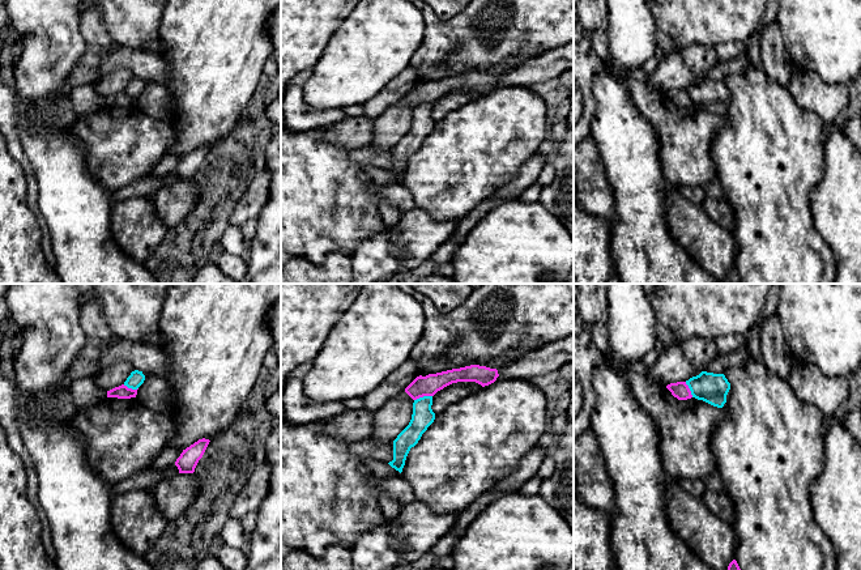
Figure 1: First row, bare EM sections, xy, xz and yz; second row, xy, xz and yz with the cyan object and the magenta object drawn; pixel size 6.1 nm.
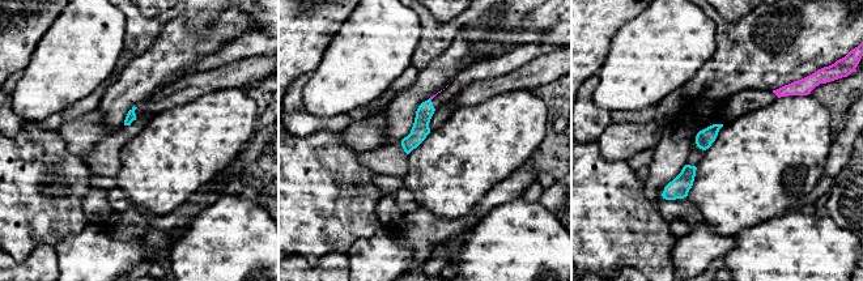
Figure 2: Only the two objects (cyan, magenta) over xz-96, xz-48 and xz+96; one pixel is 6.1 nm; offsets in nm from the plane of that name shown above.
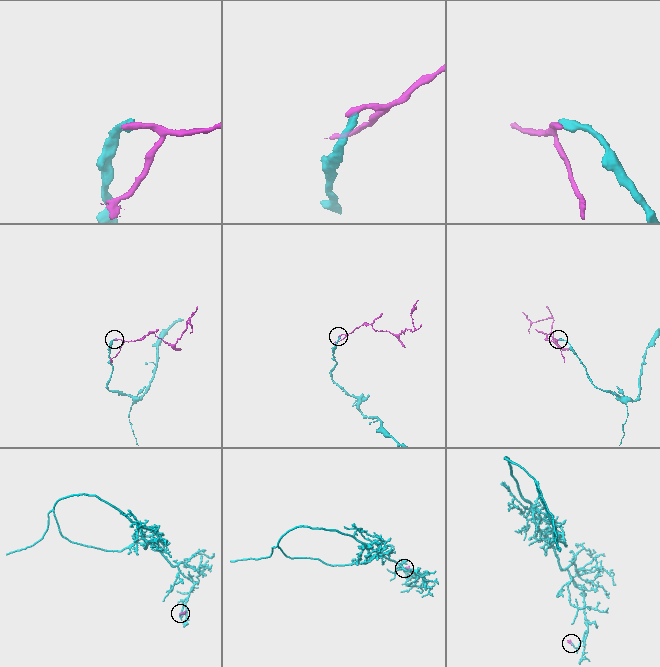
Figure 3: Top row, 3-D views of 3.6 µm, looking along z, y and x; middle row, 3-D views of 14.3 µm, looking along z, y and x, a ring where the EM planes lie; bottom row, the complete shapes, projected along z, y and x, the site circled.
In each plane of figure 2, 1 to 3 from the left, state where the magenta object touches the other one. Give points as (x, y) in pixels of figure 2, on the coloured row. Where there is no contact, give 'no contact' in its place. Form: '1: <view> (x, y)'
1: no contact
2: no contact
3: no contact

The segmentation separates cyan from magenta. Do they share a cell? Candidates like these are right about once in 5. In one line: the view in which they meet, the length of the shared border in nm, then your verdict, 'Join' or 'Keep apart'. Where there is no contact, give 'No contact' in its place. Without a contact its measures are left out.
Touches cyan in xz. Shared border 120 nm. Keep apart

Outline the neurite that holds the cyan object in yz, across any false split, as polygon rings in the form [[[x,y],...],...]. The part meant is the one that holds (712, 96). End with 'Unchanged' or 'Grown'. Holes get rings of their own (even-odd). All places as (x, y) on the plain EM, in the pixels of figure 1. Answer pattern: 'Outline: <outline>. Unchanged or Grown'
Outline: [[[702,78],[699,82],[686,88],[692,105],[703,107],[713,114],[723,115],[726,110],[726,102],[730,90],[724,81]]]. Unchanged

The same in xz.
Outline: [[[423,103],[414,107],[409,132],[393,148],[393,167],[388,171],[400,180],[402,179],[410,156],[418,150],[422,141],[435,127],[431,112],[432,103]]]. Unchanged

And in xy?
Outline: [[[135,77],[131,80],[131,82],[124,89],[124,93],[132,97],[137,97],[145,88],[145,82],[142,78]]]. Unchanged

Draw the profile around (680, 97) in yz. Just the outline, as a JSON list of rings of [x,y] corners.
[[[677,89],[677,90],[670,90],[666,93],[666,95],[672,99],[674,105],[678,107],[687,107],[691,106],[691,98],[686,89]]]

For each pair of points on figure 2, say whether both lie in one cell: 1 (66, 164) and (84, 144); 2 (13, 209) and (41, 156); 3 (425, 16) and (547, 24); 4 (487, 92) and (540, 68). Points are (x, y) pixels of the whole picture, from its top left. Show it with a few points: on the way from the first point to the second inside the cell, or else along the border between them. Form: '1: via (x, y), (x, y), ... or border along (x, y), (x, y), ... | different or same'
1: border along (55, 131), (77, 156) | different
2: via (17, 196), (32, 182), (34, 169) | same
3: via (455, 28), (460, 22), (517, 22) | same
4: via (500, 84), (527, 77) | same

